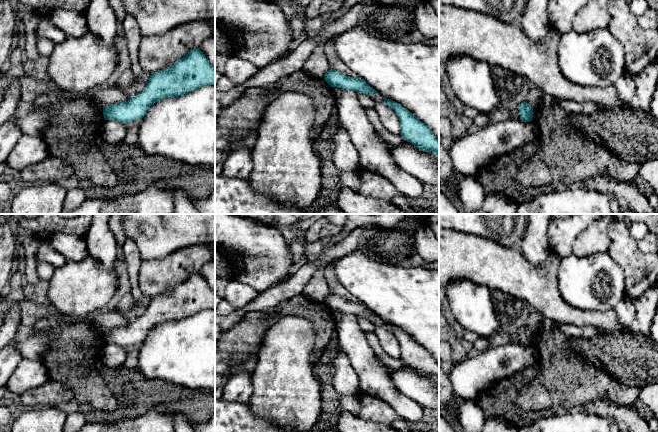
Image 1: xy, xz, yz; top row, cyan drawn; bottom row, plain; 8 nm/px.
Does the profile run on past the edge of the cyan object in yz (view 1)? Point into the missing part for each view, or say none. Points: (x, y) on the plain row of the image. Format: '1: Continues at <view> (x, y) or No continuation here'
1: No continuation here

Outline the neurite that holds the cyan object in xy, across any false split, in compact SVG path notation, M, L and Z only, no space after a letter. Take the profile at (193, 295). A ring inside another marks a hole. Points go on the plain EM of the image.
M199 272L193 273L172 290L150 299L145 313L129 325L103 331L104 343L121 347L141 344L152 328L209 309L215 309L215 292Z

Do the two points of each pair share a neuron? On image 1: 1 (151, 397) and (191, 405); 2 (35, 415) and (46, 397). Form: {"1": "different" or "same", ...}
{"1": "same", "2": "different"}

